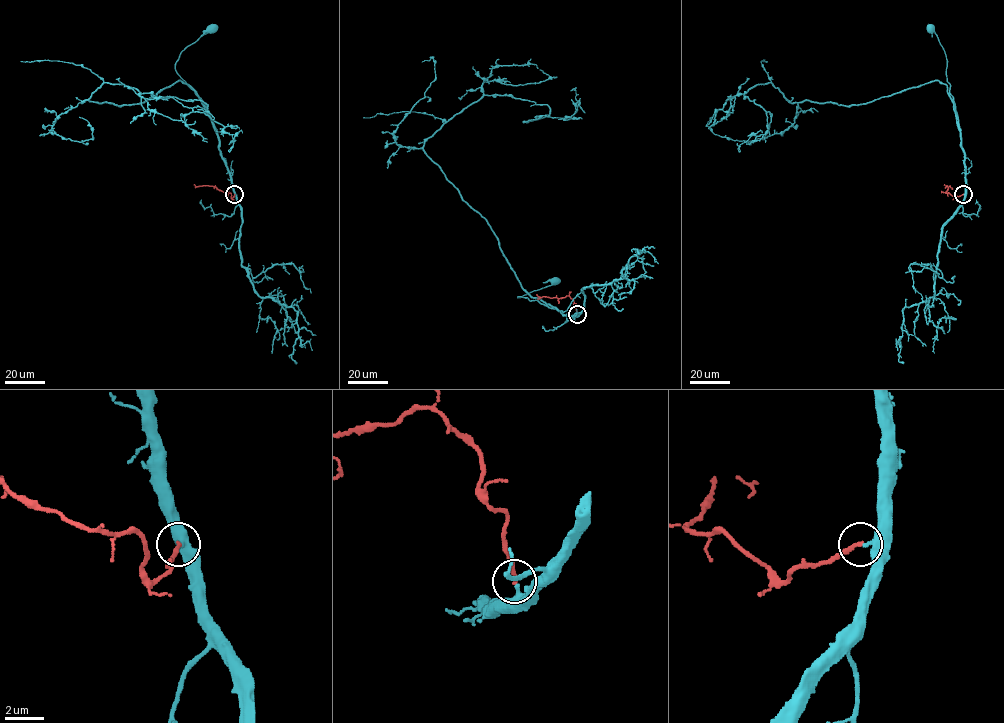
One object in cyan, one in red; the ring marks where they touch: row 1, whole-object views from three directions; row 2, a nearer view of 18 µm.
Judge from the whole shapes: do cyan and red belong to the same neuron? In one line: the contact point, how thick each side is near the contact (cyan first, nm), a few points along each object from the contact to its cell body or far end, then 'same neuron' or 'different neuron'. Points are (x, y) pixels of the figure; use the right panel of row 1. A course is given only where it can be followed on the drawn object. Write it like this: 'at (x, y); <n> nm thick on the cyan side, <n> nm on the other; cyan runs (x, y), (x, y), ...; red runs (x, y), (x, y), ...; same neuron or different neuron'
at (963, 194); 400 nm thick on the cyan side, 220 nm on the other; cyan runs (963, 194), (965, 167), (958, 116), (947, 81), (945, 53), (931, 28); red runs (963, 194), (953, 197), (945, 193), (948, 188), (944, 185); same neuron

